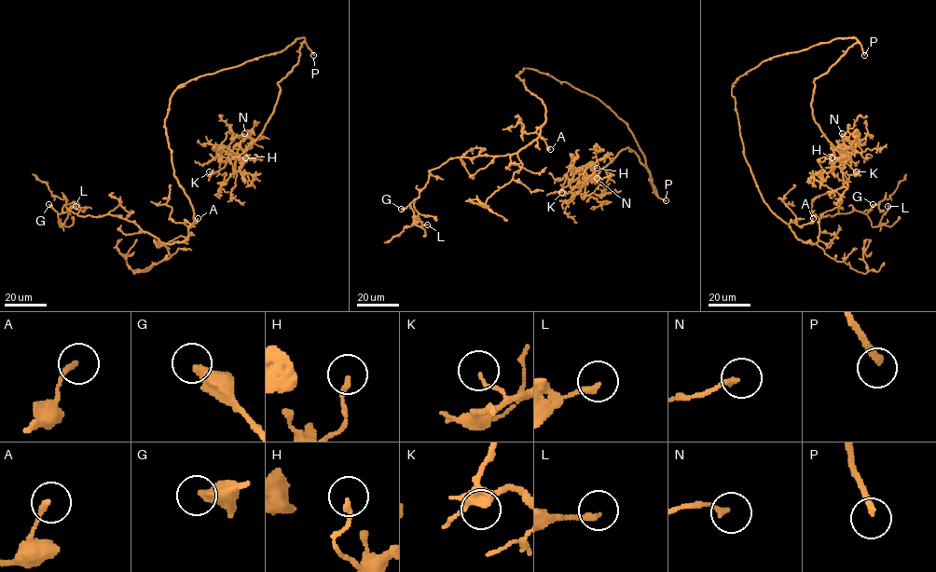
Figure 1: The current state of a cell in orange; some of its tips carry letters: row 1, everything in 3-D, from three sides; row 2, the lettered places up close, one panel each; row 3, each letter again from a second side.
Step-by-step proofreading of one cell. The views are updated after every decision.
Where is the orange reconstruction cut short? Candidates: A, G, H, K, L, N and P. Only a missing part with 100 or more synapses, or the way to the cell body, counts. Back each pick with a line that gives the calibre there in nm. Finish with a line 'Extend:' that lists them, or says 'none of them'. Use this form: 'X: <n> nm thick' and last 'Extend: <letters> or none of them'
P: 220 nm thick
Extend: P

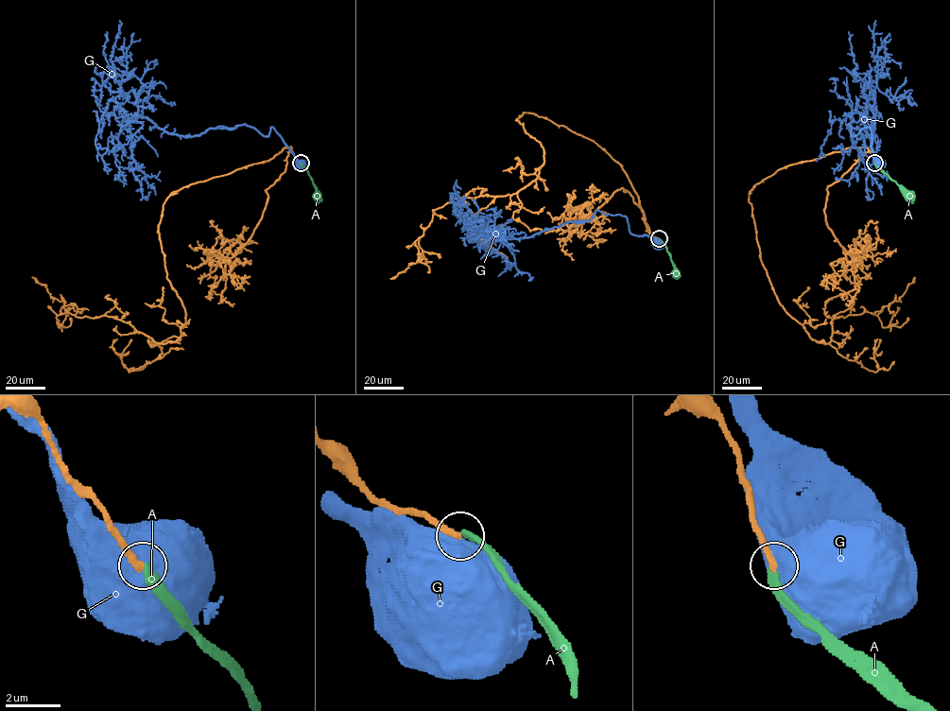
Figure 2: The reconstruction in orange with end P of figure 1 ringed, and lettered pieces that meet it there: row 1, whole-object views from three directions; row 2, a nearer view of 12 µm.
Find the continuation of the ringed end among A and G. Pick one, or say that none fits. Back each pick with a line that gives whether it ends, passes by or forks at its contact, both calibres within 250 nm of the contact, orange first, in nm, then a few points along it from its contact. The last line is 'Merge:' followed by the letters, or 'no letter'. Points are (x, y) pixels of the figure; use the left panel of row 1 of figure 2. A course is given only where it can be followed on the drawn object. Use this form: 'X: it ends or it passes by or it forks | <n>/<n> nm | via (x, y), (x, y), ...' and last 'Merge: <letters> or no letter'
Merge: no letter

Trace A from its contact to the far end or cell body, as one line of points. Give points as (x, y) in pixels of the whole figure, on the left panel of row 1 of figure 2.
A: (301, 164), (319, 196)

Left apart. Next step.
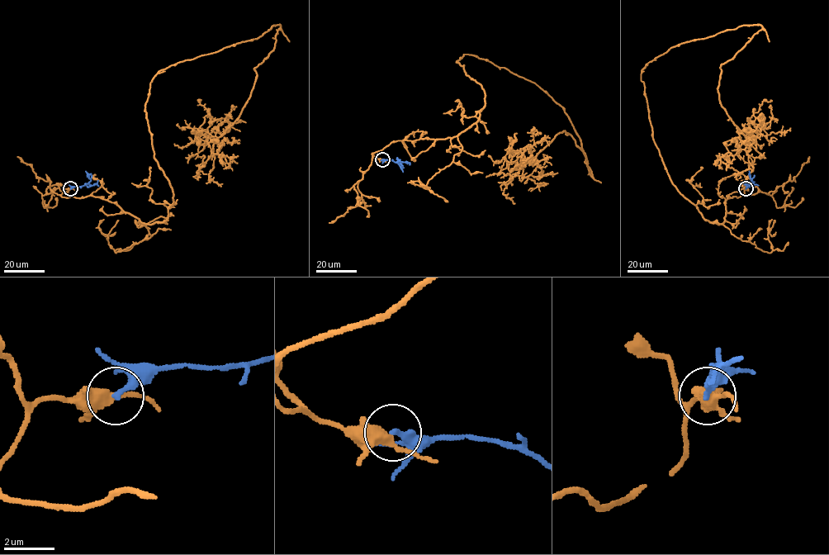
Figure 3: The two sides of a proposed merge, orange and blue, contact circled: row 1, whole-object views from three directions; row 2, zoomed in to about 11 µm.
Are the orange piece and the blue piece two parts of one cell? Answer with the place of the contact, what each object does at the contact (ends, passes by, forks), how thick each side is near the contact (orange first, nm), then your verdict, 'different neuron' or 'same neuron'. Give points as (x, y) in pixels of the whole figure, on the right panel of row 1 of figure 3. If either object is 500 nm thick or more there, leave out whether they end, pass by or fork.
at (746, 188); orange passes by; blue ends there; 360 nm thick on the orange side, 280 nm on the other; different neuron

